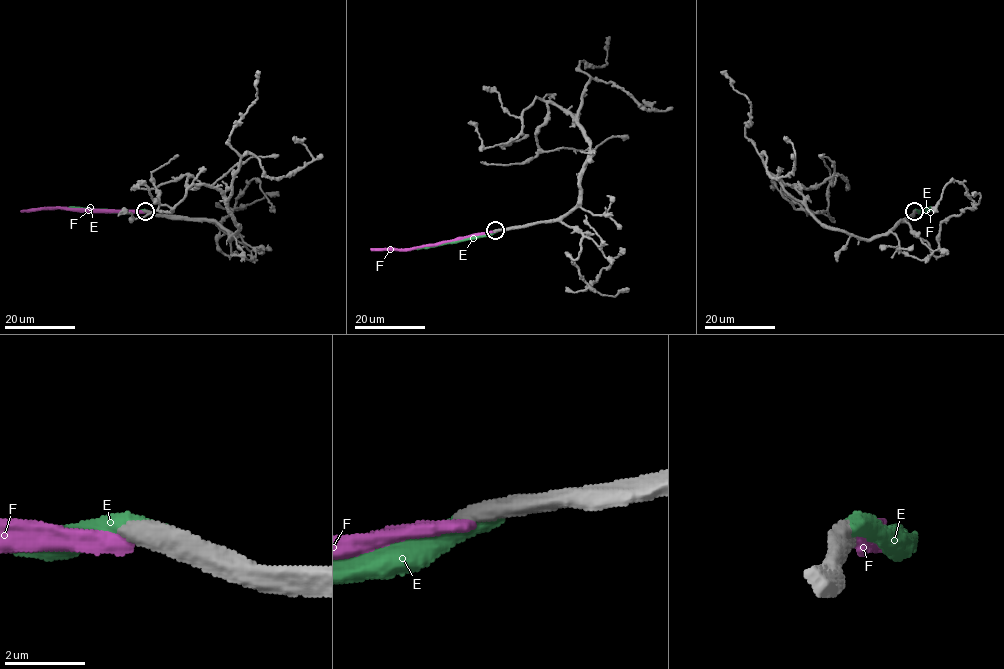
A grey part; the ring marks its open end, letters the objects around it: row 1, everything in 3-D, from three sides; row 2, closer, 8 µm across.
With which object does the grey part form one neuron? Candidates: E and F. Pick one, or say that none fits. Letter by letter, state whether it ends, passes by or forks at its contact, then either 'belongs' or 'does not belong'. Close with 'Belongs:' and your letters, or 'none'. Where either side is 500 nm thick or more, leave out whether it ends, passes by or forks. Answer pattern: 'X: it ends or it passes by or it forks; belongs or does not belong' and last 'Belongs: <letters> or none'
E: belongs
F: does not belong
Belongs: E

